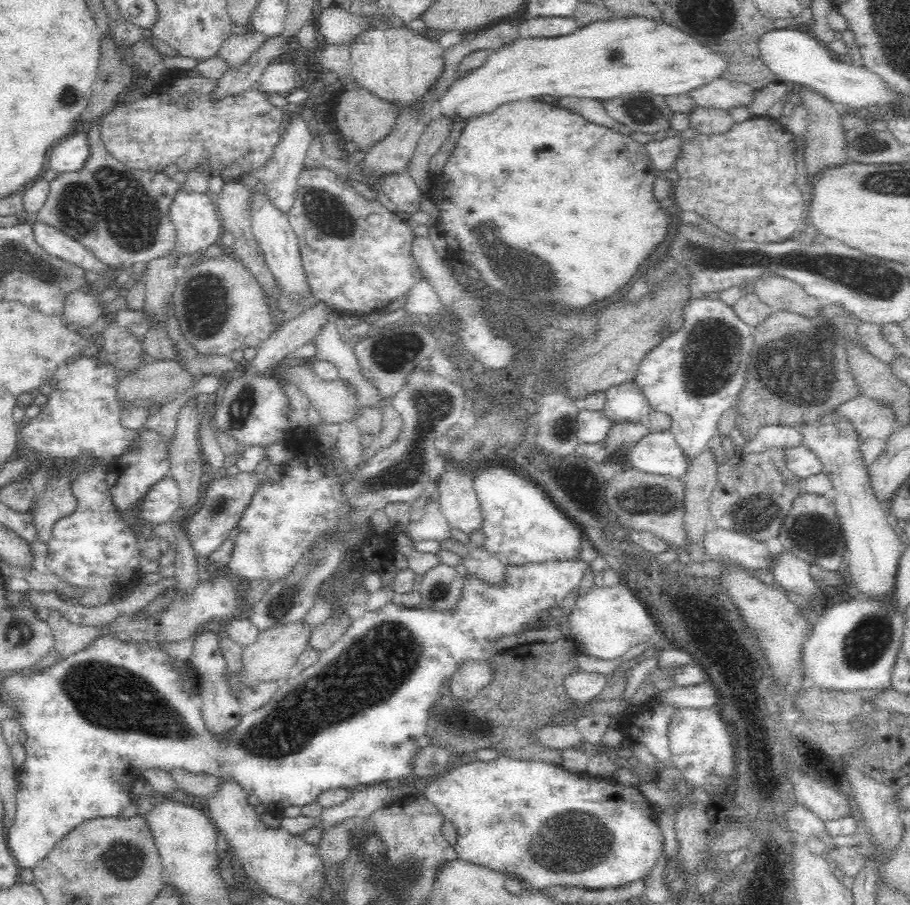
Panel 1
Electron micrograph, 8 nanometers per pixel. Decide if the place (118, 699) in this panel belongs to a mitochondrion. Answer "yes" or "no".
yes

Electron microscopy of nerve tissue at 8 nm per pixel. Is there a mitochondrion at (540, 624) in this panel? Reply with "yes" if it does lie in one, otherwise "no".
no

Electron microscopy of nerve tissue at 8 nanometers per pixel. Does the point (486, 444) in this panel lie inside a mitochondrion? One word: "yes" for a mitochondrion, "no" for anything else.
no

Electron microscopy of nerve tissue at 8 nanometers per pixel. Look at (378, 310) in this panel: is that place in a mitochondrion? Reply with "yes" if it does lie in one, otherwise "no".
no

